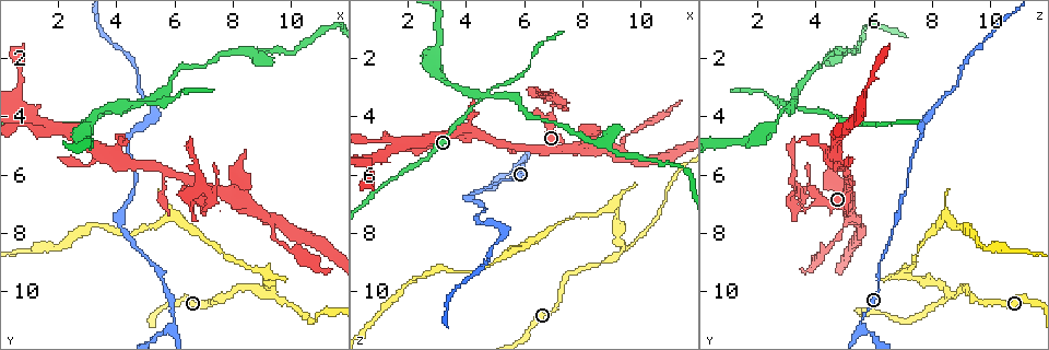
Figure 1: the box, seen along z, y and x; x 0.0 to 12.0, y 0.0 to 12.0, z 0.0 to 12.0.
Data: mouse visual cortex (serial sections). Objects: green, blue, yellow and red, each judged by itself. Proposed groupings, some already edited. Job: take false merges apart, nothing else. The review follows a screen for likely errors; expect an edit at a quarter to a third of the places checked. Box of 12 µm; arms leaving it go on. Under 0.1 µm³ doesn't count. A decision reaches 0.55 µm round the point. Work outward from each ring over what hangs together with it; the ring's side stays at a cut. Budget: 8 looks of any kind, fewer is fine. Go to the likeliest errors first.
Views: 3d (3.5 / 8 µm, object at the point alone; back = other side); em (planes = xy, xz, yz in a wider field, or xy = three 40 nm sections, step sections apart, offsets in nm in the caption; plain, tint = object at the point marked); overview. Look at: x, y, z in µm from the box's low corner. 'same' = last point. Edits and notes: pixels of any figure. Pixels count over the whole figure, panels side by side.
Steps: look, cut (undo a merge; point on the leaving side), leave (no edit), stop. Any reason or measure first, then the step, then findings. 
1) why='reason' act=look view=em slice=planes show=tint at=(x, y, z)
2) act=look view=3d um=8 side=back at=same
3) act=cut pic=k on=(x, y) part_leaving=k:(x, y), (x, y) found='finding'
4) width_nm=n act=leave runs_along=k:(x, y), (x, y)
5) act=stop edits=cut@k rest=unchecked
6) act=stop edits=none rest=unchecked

why='abrupt turn' act=look view=3d um=8 at=(4.6, 3.7, 3.3)

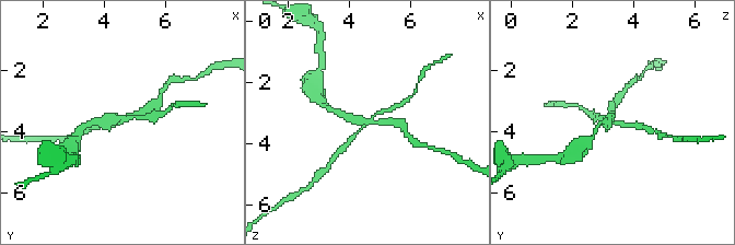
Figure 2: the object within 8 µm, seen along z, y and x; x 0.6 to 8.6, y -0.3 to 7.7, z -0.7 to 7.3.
act=look view=3d um=3.5 side=back at=(4.5, 3.6, 3.3)

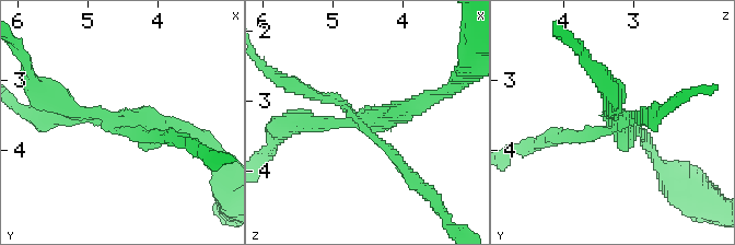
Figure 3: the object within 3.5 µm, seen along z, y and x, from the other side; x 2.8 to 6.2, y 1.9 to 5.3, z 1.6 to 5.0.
why='need the tissue' act=look view=em slice=xy step=1 show=tint at=(4.50, 3.65, 3.30)

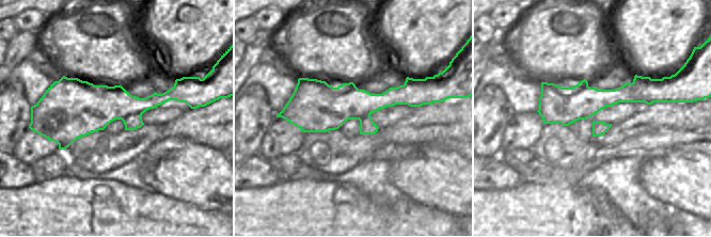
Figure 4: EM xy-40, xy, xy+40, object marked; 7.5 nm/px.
act=leave runs_along=4:(422, 99), (390, 97), (283, 114) found='continuous, no second cell'

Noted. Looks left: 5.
why='three arms meet' act=look view=3d um=8 at=(5.9, 11.2, 5.7)

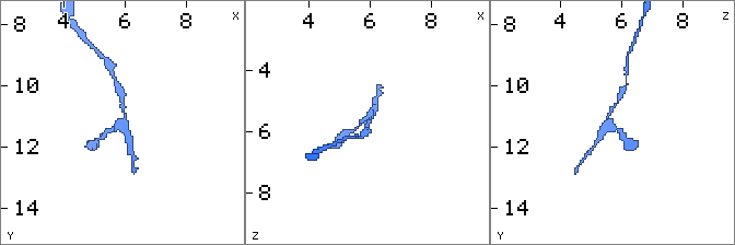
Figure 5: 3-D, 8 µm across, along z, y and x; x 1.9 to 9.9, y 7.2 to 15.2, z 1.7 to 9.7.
arms=3 arm_widths_nm=150,150,150 why='shape alone is not enough' act=look view=em slice=xy step=2 show=tint at=(5.8, 11.2, 5.6)

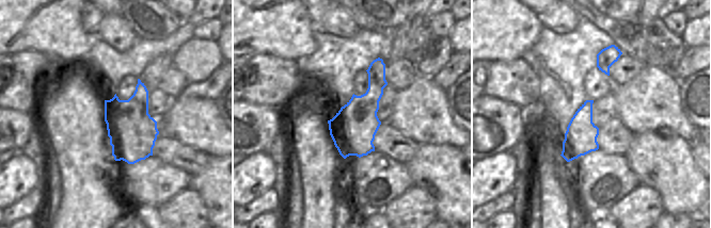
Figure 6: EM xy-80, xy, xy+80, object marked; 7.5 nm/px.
act=leave runs_along=5:(121, 94), (125, 118), (97, 140) found='all the same cell'

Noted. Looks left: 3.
why='arms part here' act=look view=em slice=planes show=tint at=(9.4, 10.0, 8.6)

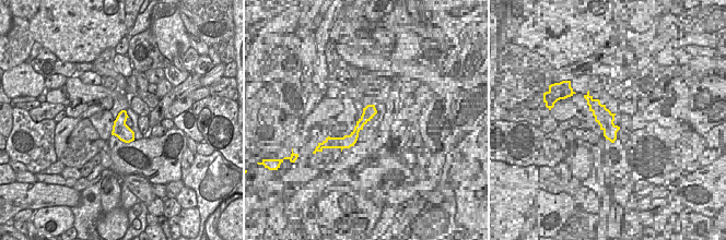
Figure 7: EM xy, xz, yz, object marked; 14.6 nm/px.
why='see where the arms go' act=look view=3d um=3.5 at=same

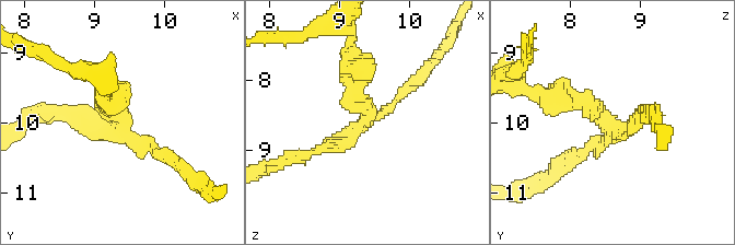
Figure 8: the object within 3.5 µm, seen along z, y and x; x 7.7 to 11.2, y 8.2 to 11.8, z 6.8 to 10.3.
arms=3 arm_widths_nm=150,150,250 act=cut pic=8 on=(573, 93) part_leaving=8:(603, 116), (518, 85) found='two cells meet here'

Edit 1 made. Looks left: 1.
act=stop edits=cut@8 rest=unchecked

